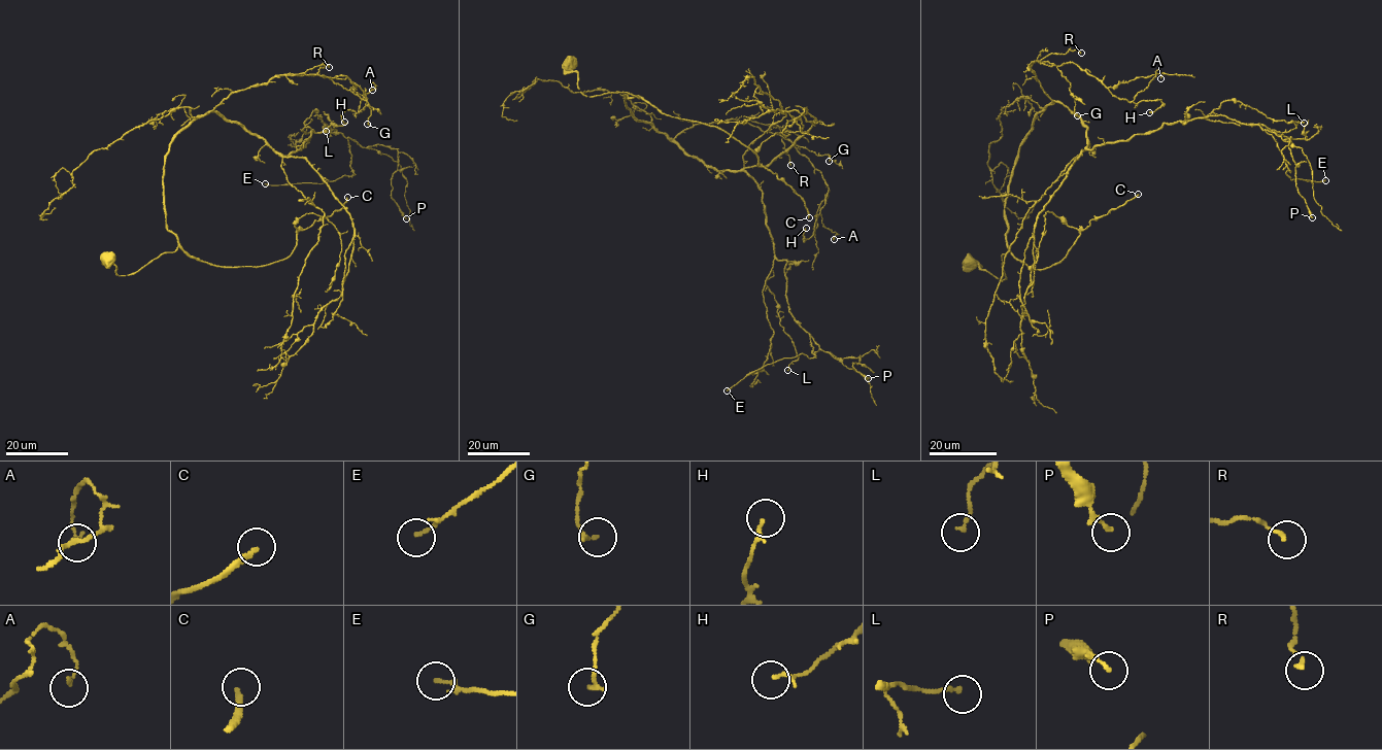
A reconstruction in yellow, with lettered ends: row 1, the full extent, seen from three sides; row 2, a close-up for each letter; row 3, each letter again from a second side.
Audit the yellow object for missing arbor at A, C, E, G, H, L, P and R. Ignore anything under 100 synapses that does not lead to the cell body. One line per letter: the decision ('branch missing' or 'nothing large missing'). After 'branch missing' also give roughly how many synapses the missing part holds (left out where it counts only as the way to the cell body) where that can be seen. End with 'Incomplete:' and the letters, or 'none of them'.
A: nothing large missing
C: branch missing; about 200 synapses
E: nothing large missing
G: nothing large missing
H: nothing large missing
L: nothing large missing
P: nothing large missing
R: nothing large missing
Incomplete: C

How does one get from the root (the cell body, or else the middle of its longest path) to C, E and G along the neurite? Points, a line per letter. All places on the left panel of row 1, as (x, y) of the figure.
C: (108, 259), (128, 275), (179, 246), (212, 265), (265, 266), (287, 259), (297, 232), (347, 197)
E: (108, 259), (176, 249), (163, 166), (197, 117), (283, 156), (347, 139), (350, 176), (265, 183)
G: (108, 259), (128, 275), (176, 249), (163, 200), (170, 143), (232, 93), (319, 74), (368, 103), (367, 124)

